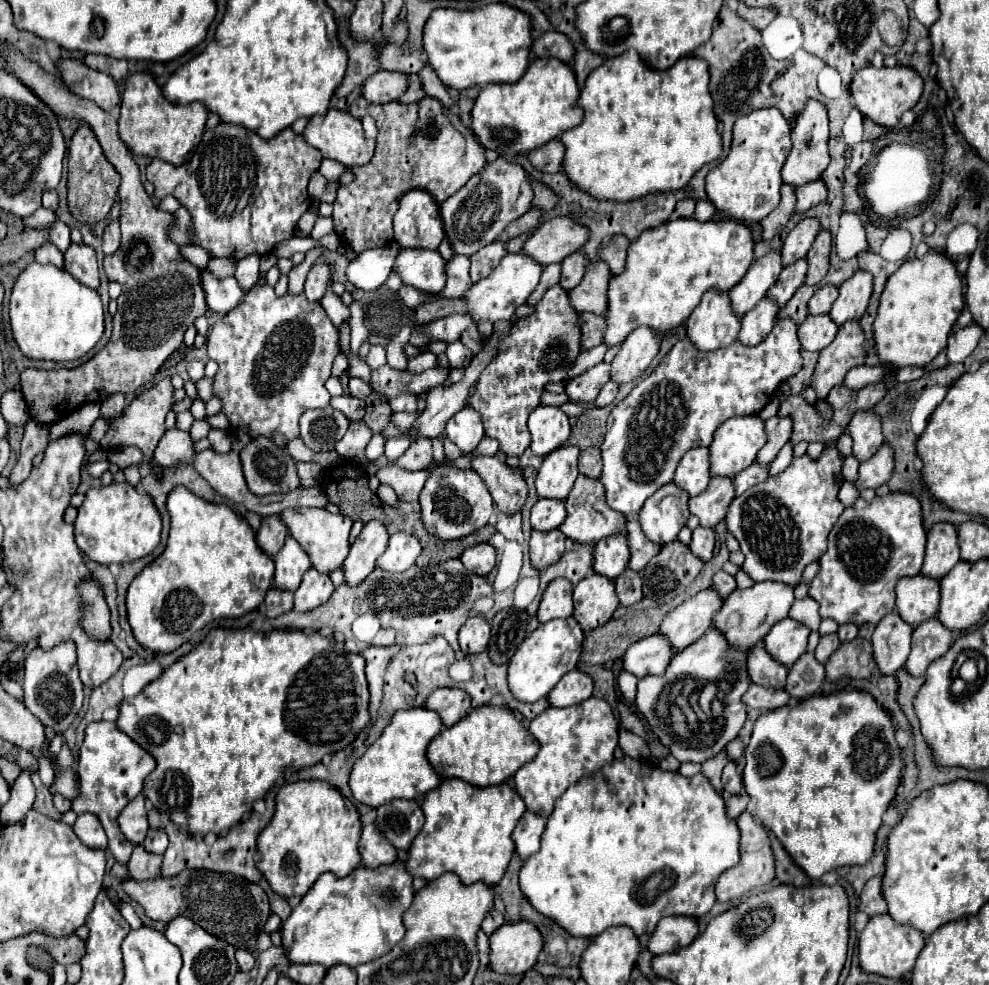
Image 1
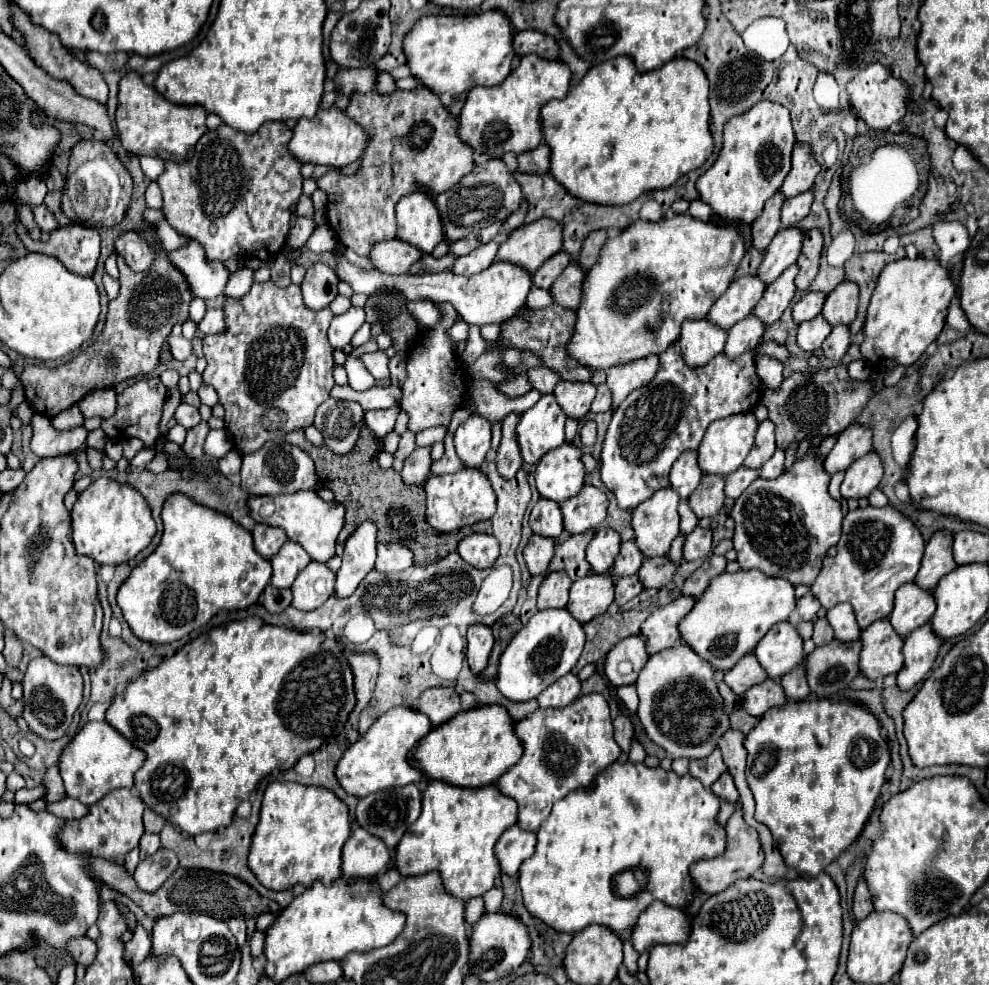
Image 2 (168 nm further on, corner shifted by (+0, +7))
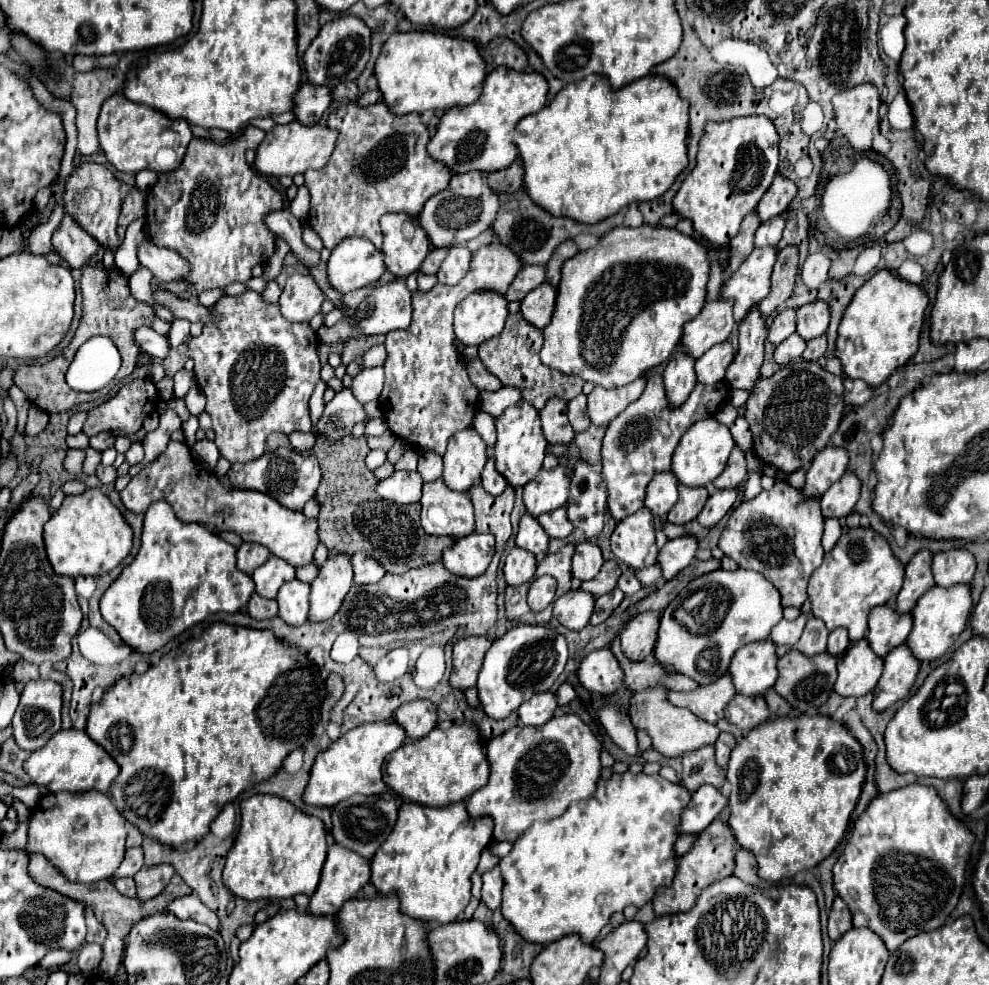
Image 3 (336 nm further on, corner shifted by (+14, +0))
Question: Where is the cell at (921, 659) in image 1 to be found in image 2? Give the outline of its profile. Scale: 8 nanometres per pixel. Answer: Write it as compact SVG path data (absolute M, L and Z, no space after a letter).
M926 623L912 631L904 641L904 665L898 671L898 685L900 689L910 689L930 673L942 639L934 633L932 625Z

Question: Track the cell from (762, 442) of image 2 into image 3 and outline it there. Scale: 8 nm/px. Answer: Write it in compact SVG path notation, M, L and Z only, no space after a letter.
M734 448L728 458L728 466L724 472L712 482L714 488L740 488L746 480L746 458L740 448Z

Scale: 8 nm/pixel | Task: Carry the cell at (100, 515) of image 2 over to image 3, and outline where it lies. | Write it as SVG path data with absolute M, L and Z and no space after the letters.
M98 488L80 496L66 496L62 506L44 524L44 546L58 576L100 576L116 568L132 548L132 528L120 510Z

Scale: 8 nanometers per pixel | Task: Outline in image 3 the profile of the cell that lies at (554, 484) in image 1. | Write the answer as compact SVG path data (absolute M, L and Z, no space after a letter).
M562 466L556 470L540 470L530 484L524 486L524 506L532 516L540 516L552 512L566 504L566 496L570 490L570 476Z

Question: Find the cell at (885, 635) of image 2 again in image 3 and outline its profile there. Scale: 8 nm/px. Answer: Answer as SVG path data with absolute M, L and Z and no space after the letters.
M864 638L852 642L842 658L838 658L838 678L834 682L834 692L854 698L864 696L876 688L882 668L884 660L870 650Z

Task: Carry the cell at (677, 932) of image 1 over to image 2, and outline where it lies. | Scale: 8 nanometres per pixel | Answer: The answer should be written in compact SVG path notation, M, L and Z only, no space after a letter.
M656 903L656 905L650 905L638 917L638 925L634 927L634 933L632 933L632 945L642 955L642 953L648 953L658 943L682 943L682 941L688 941L690 931L692 931L692 919L682 909L672 909L670 905Z

